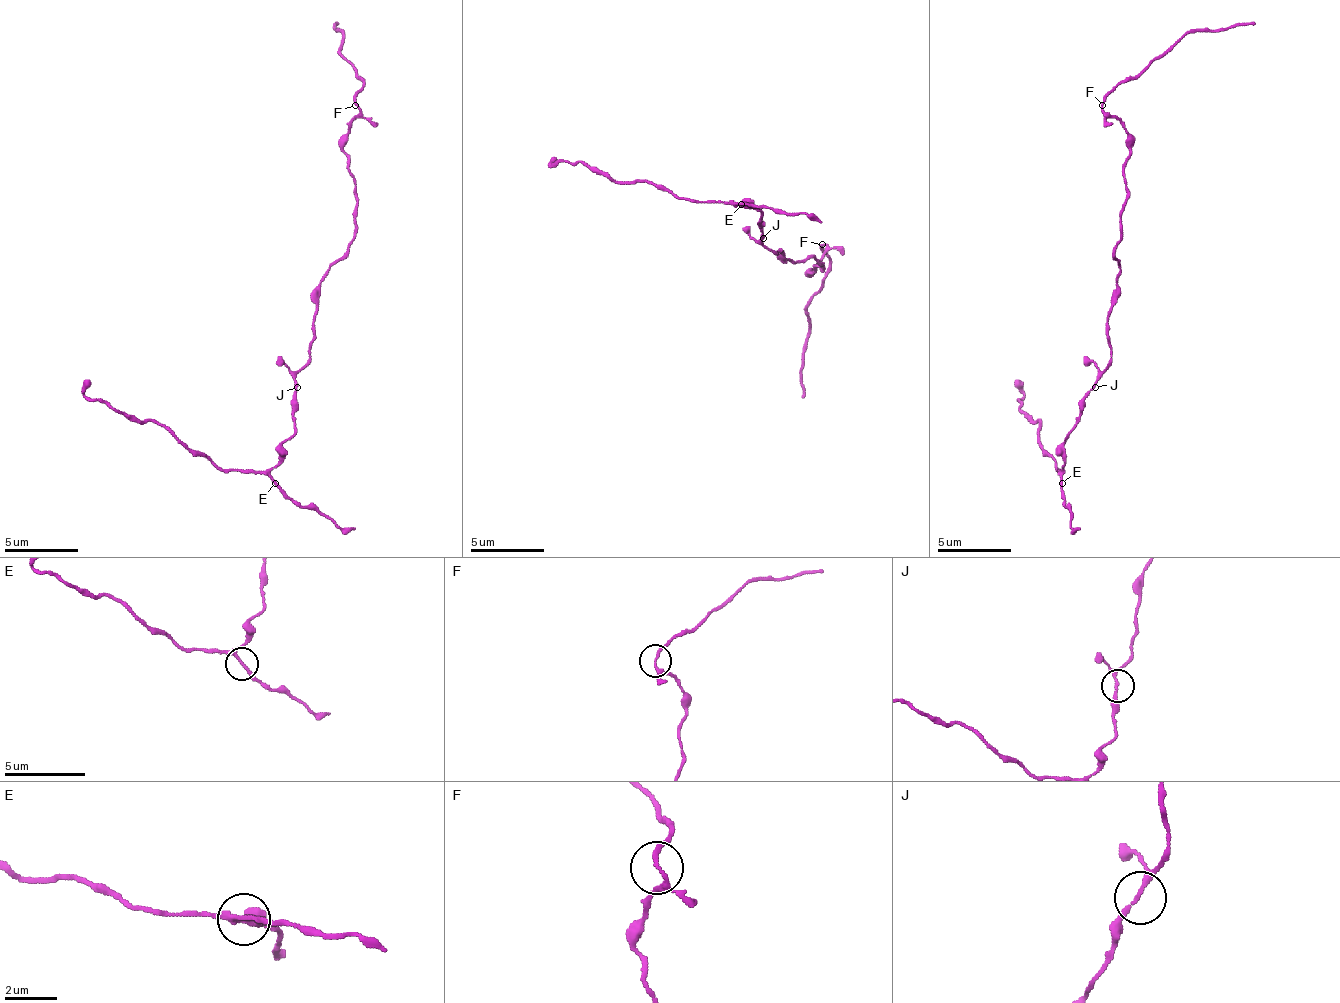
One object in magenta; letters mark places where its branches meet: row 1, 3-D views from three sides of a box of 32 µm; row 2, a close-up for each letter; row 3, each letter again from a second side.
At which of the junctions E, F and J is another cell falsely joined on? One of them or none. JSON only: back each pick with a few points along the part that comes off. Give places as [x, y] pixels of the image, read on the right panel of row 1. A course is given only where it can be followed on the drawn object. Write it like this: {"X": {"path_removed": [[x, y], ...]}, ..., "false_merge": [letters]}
{"false_merge": []}

